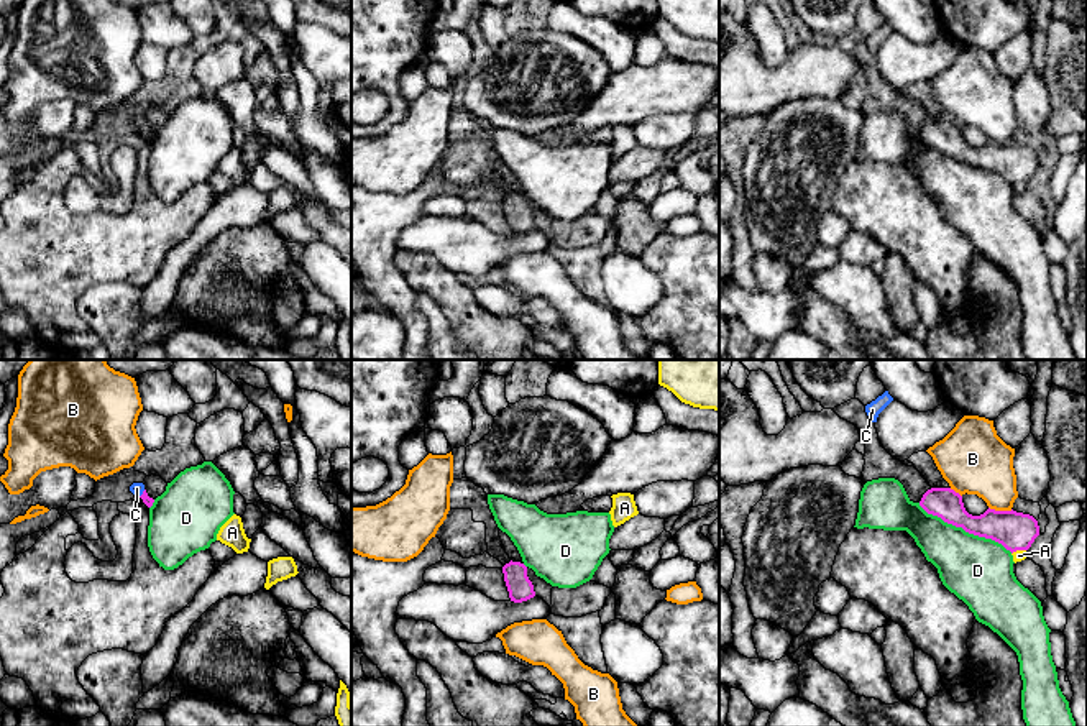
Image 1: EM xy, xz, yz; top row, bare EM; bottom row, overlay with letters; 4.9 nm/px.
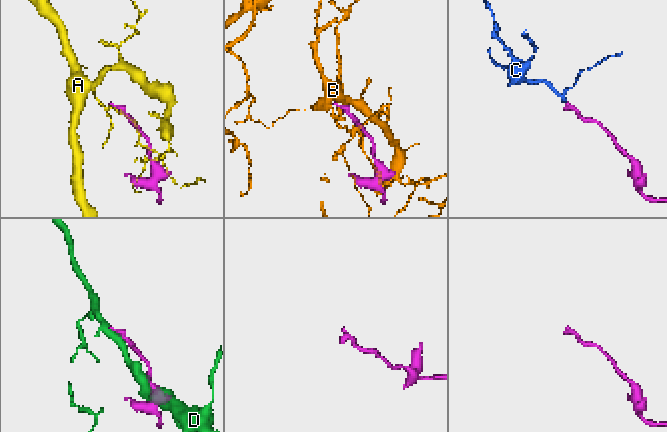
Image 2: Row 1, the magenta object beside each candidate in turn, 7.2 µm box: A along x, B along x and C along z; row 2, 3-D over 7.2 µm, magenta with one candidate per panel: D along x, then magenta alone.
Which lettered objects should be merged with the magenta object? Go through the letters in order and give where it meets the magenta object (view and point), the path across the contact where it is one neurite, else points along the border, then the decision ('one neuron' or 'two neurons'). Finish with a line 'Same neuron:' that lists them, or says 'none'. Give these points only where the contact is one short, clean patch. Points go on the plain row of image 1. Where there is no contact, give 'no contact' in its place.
A: yz (1018, 181) | two neurons
B: yz (1000, 143) | two neurons
C: xy (143, 125) | across xy (146, 132), (143, 125), (137, 120) | one neuron
D: yz (966, 163) | two neurons
Same neuron: C

